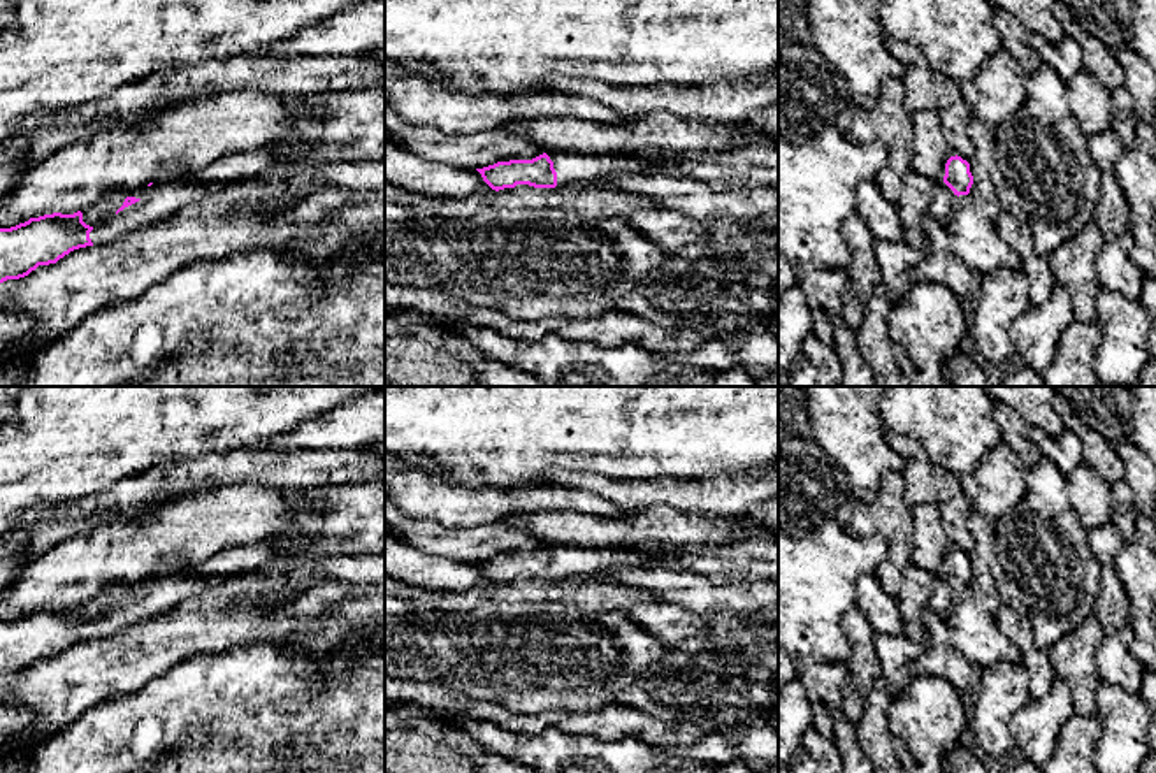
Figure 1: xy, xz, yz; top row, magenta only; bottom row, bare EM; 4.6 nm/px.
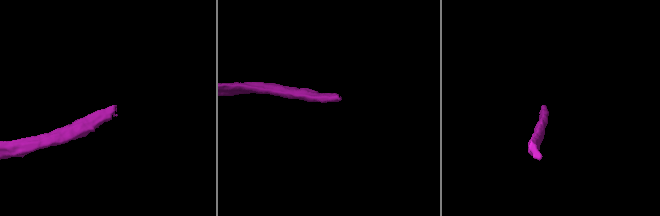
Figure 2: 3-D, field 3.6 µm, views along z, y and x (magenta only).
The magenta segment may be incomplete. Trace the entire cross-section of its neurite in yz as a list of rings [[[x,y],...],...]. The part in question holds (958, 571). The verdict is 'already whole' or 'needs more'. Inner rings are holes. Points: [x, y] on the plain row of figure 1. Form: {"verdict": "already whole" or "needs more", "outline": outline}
{"verdict": "needs more", "outline": [[[949,546],[945,562],[935,576],[936,585],[929,599],[929,608],[938,617],[945,618],[956,597],[970,587],[970,582],[973,578],[972,560],[956,546]]]}

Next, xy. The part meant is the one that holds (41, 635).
{"verdict": "needs more", "outline": [[[176,564],[156,569],[146,590],[126,590],[98,622],[86,618],[81,604],[44,608],[0,622],[0,676],[25,671],[39,659],[56,657],[74,643],[111,636],[172,610],[213,583],[197,578],[195,567]]]}

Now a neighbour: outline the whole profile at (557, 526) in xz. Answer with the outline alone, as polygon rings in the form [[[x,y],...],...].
[[[666,506],[624,511],[617,518],[576,509],[515,513],[504,524],[524,529],[545,545],[573,543],[590,548],[617,548],[622,543],[666,541],[675,545],[722,545],[745,538],[768,538],[768,529],[740,515],[685,515]]]

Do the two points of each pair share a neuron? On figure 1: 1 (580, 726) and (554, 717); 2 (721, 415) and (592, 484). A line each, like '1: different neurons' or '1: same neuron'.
1: same neuron
2: different neurons

